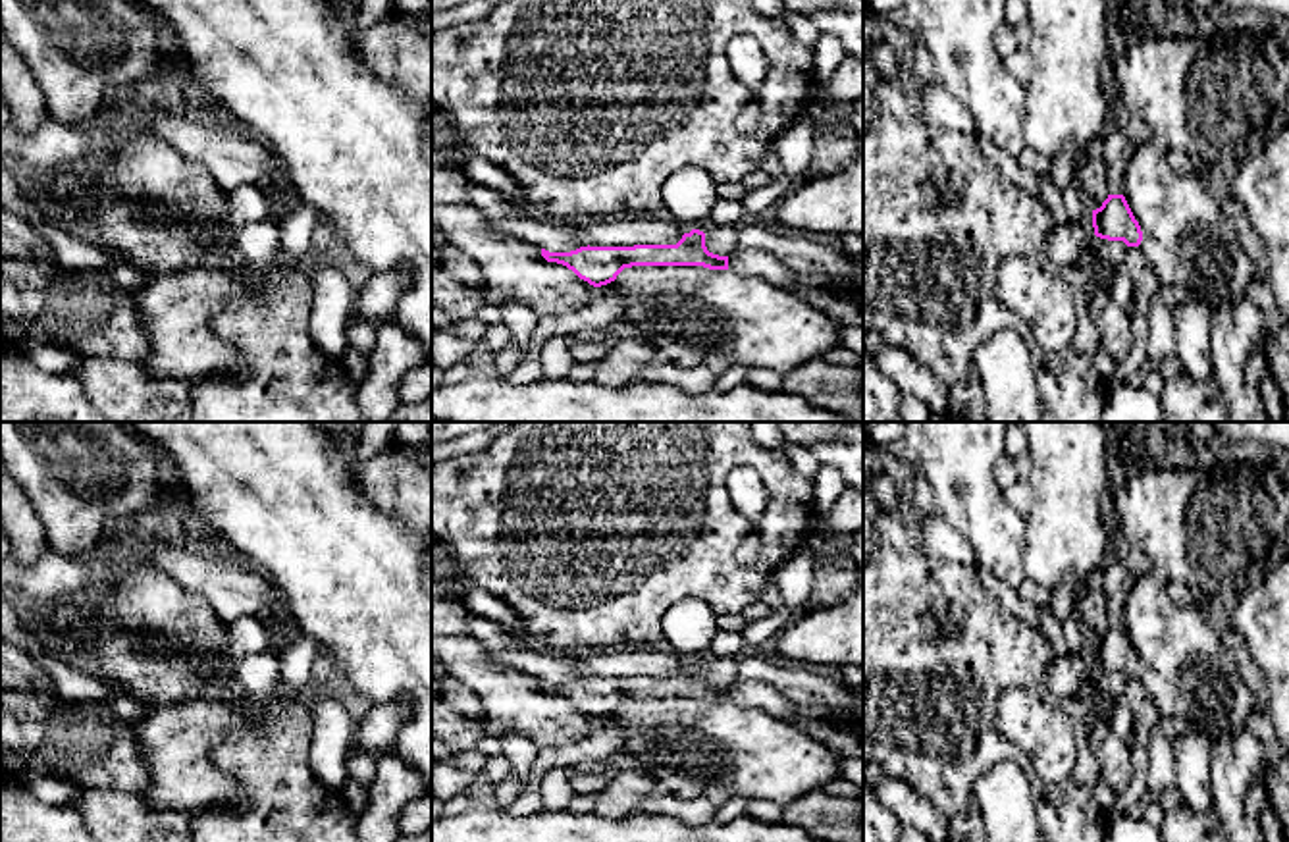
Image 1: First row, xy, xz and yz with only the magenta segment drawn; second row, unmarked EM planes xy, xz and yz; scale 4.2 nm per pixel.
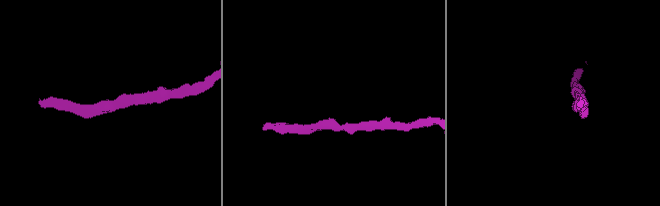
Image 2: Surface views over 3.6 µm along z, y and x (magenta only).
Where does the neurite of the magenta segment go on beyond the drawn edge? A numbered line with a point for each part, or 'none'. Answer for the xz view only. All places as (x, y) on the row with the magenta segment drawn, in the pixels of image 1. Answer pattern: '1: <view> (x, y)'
none

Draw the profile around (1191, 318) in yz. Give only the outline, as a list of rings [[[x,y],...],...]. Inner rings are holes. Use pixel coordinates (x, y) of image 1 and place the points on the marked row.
[[[1189,297],[1171,310],[1171,316],[1175,326],[1175,356],[1193,378],[1212,378],[1212,308],[1204,301]]]

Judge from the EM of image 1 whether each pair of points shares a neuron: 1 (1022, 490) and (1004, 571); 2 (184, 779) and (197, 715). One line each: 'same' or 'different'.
1: different
2: same

